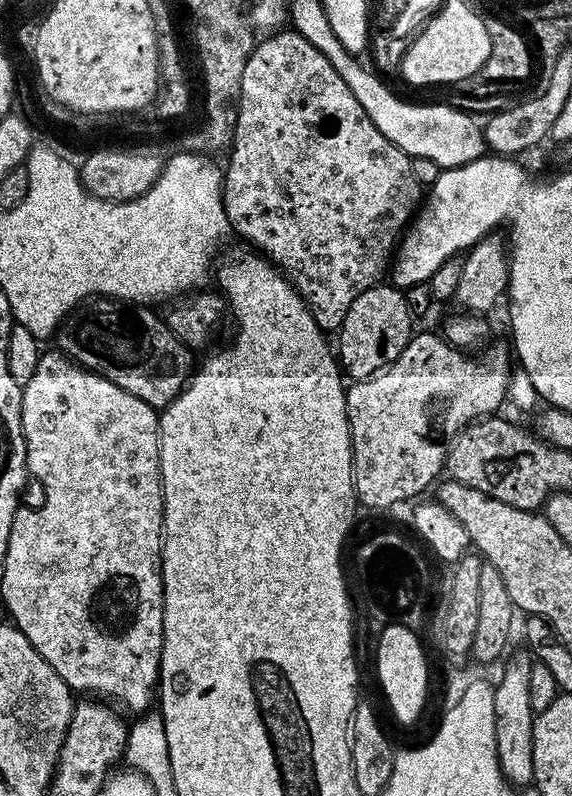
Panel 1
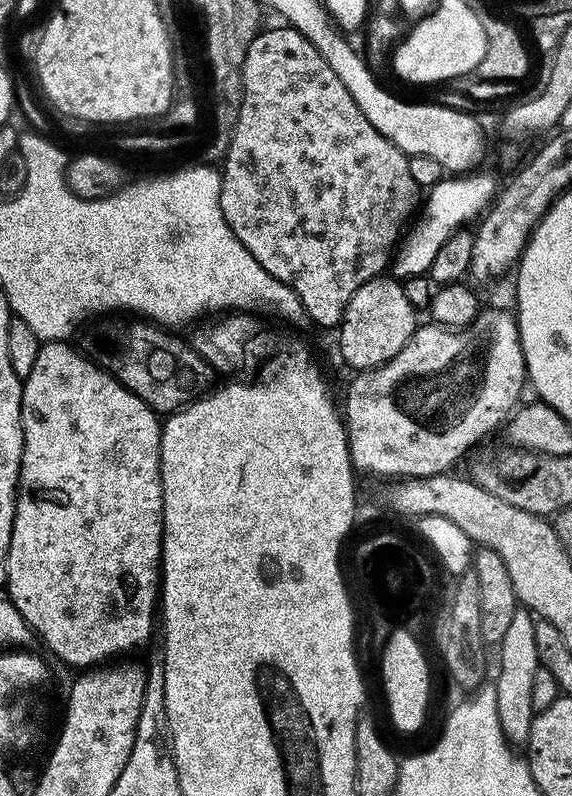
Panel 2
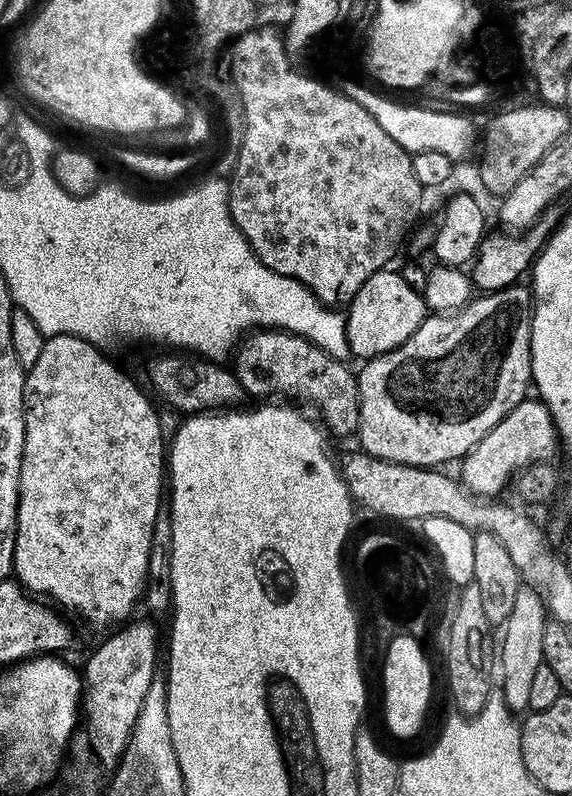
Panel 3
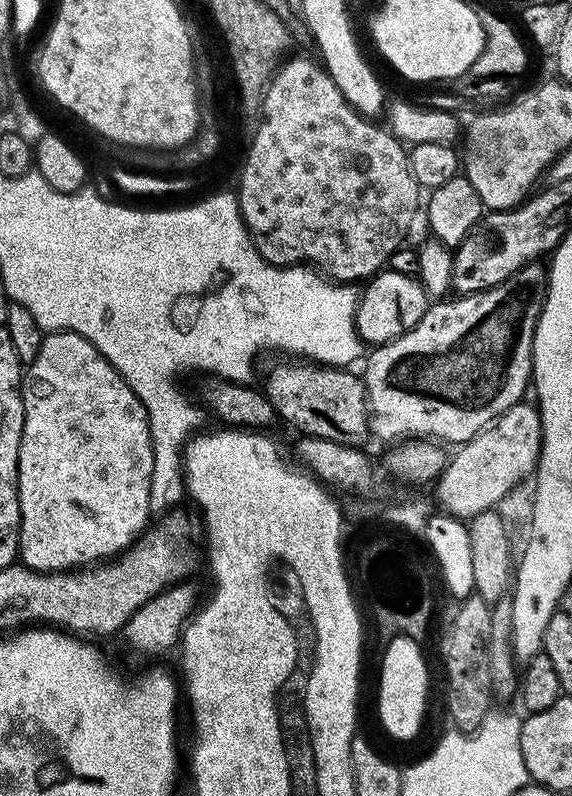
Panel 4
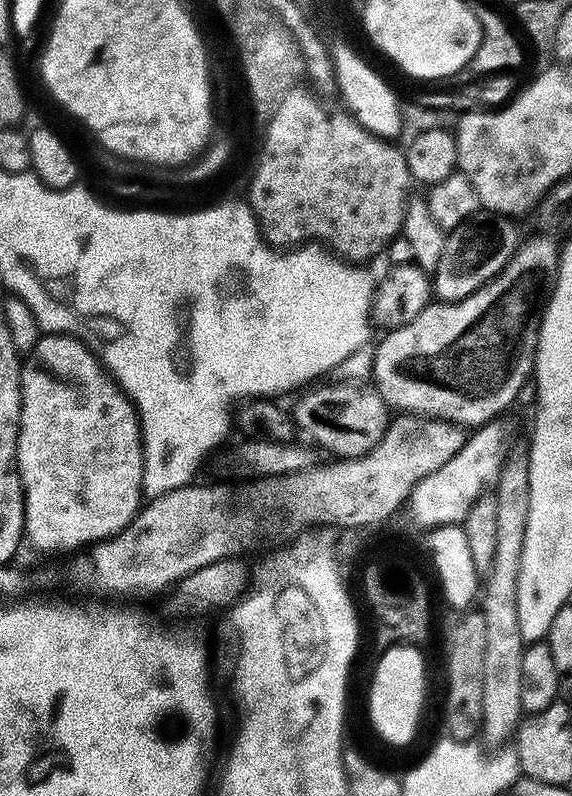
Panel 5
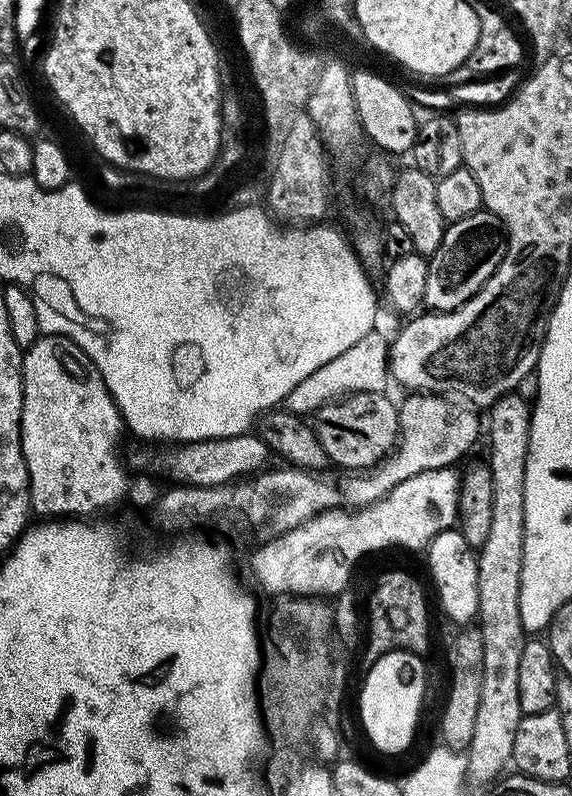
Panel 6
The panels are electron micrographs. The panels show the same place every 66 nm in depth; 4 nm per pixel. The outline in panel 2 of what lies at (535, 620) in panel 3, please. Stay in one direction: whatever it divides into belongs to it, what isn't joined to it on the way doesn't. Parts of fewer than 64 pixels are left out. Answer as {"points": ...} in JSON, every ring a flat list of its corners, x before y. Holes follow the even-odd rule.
{"points":[[518,610,514,614,514,622,510,622,510,630,506,630,506,638,502,638,502,642,498,645,500,673,494,677,498,694,498,726,502,726,502,734,513,746,527,745,532,718,536,715,530,699,534,670,541,668,538,645,534,642,535,629,533,617,527,611]]}

